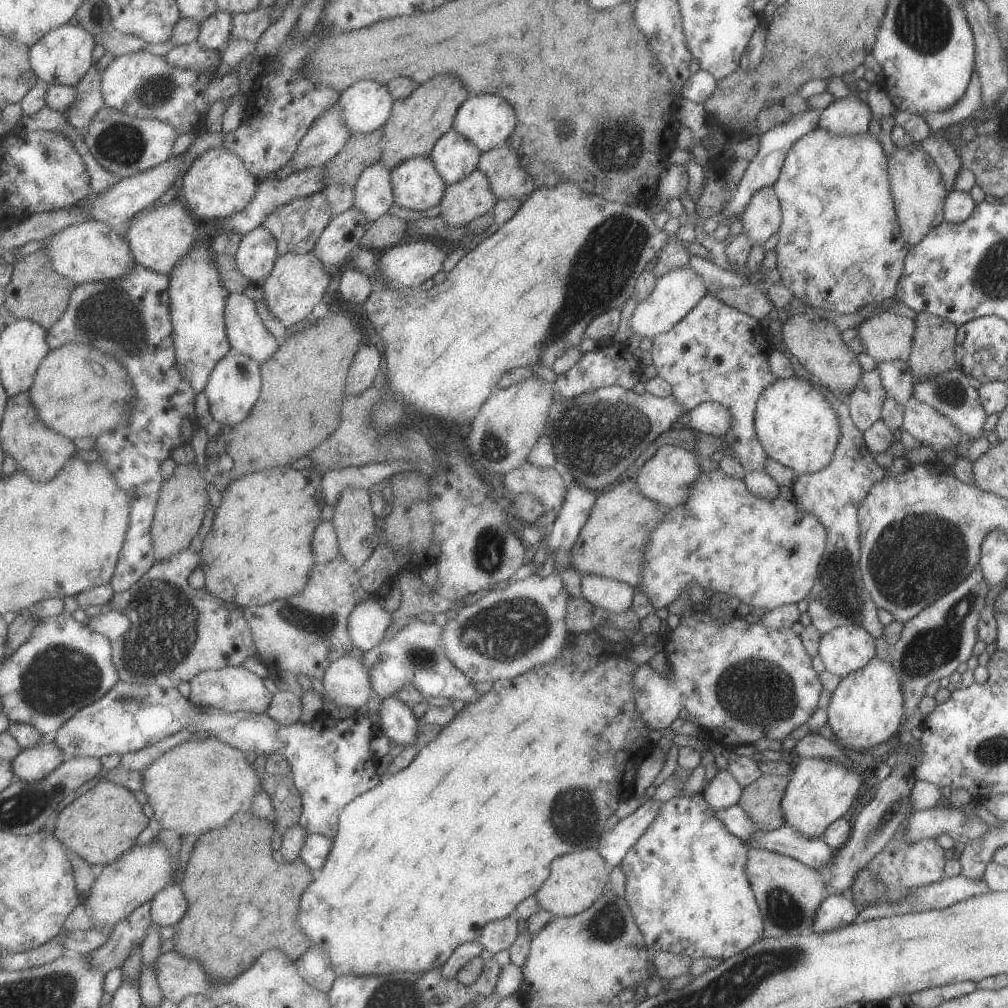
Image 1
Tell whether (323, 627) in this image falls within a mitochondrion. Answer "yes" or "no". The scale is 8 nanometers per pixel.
yes

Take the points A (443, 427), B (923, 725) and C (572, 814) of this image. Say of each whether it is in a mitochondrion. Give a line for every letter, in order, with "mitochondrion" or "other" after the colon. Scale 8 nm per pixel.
A: other
B: other
C: mitochondrion

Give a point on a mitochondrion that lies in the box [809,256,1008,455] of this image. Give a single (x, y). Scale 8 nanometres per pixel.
(952, 394)

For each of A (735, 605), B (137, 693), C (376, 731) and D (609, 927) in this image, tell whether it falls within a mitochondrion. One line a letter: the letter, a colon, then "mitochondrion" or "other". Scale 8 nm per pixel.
A: other
B: mitochondrion
C: other
D: mitochondrion

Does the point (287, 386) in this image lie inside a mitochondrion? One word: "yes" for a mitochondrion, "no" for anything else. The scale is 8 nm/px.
no

